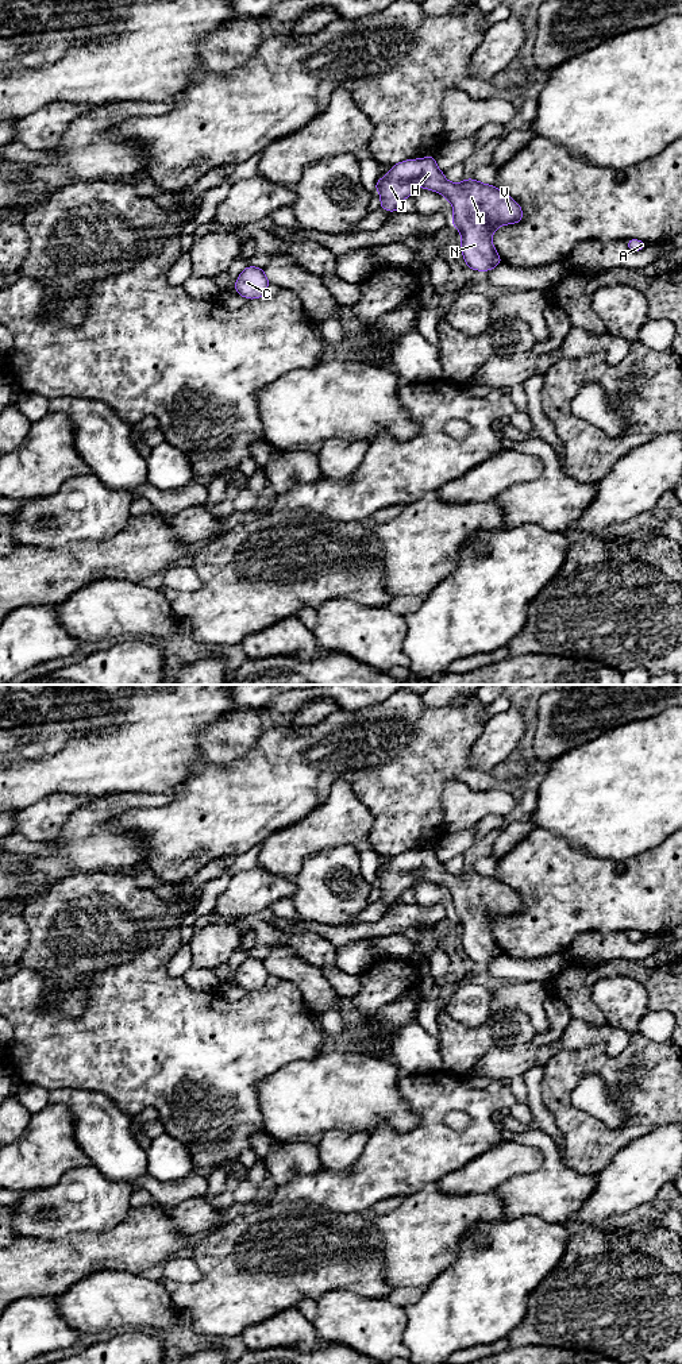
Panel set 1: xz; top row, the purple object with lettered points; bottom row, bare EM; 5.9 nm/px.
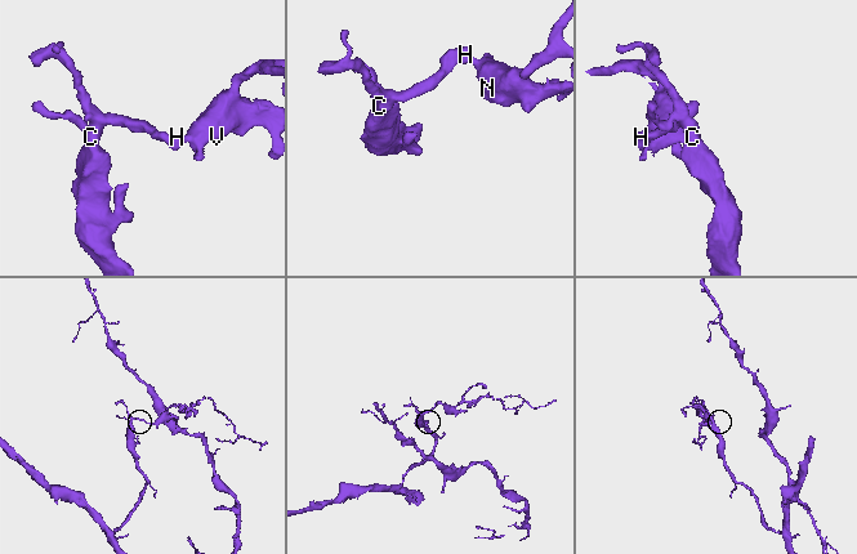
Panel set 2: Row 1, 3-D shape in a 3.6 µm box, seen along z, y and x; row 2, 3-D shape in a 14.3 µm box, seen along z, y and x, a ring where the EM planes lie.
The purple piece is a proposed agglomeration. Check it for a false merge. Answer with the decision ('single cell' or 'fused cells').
single cell

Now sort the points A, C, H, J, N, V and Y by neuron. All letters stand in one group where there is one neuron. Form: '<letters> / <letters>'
A C H J N V Y

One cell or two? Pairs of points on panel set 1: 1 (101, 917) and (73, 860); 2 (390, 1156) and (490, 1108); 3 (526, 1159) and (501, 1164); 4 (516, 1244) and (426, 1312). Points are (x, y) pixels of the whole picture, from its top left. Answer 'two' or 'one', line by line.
1: two
2: one
3: one
4: one

